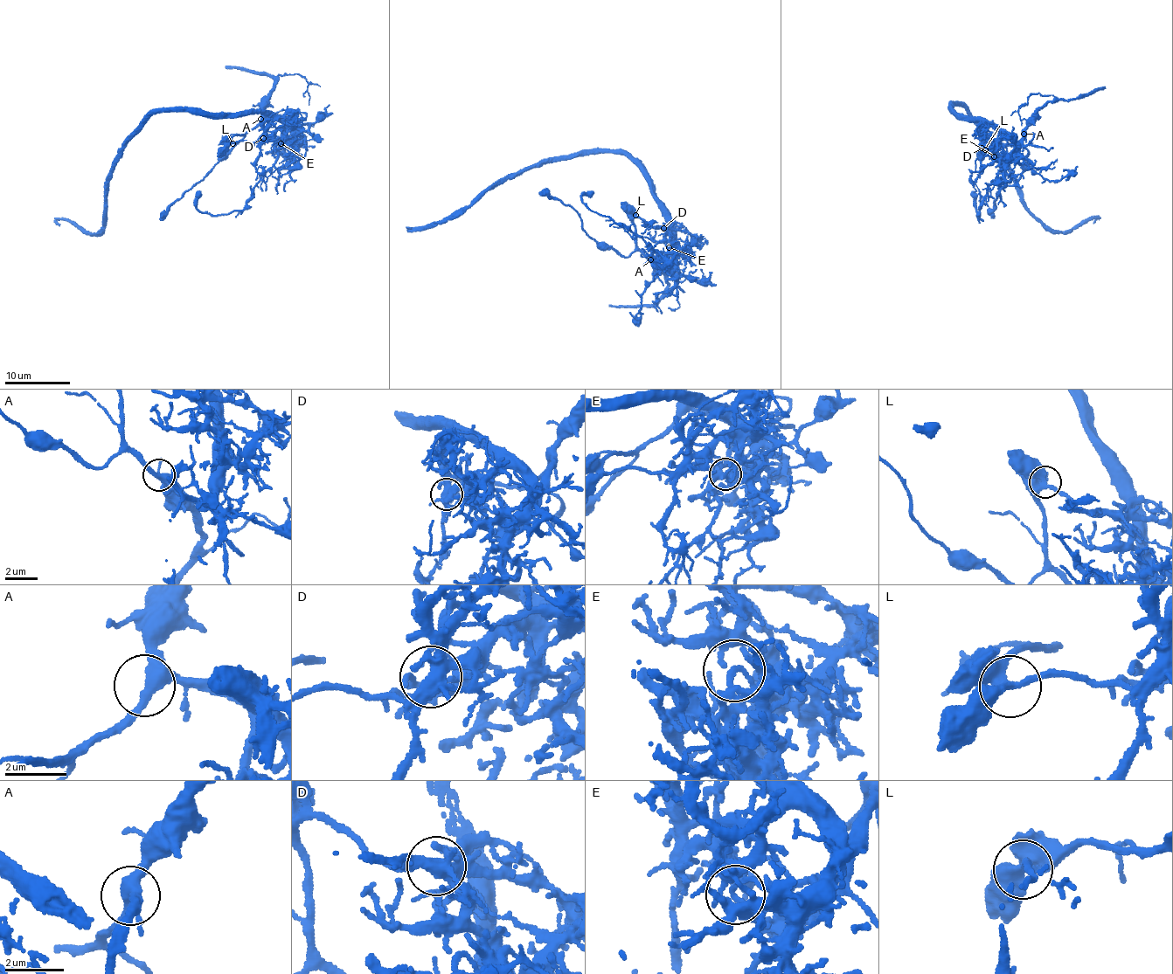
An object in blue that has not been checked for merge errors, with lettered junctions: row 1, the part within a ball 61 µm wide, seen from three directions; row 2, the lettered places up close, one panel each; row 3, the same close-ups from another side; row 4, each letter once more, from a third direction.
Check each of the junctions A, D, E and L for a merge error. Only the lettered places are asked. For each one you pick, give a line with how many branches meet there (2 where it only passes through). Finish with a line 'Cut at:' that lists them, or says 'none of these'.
D: 5 branches meet
E: 3 branches meet
Cut at: D, E

